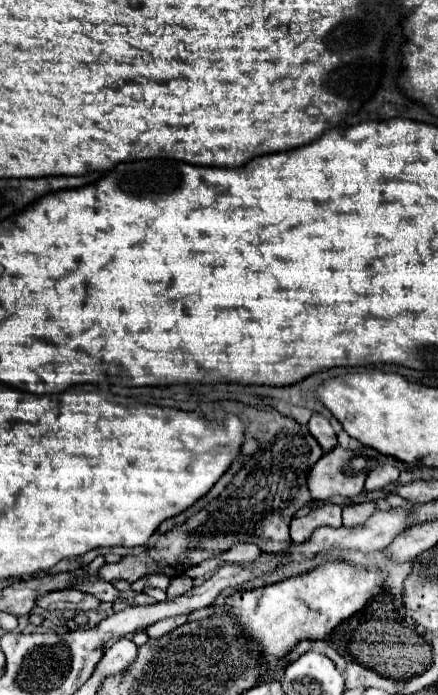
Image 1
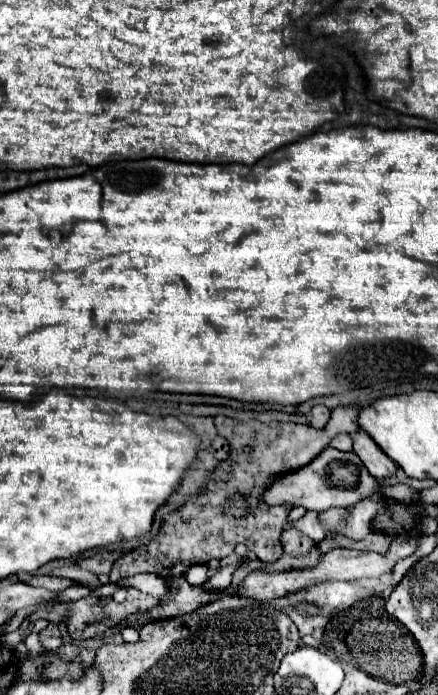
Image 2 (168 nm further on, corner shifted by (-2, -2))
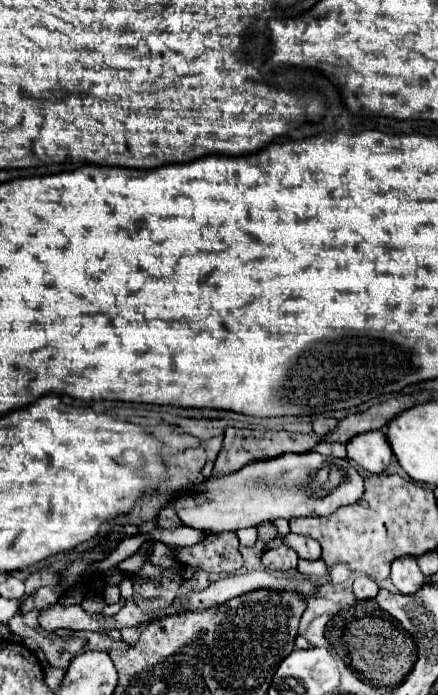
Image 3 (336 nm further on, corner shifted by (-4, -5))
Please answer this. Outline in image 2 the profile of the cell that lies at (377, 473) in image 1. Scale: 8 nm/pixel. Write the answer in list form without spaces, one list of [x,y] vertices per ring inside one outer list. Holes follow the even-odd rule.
[[[362,430],[354,432],[352,440],[354,440],[354,452],[360,456],[360,460],[368,468],[368,472],[378,482],[384,482],[386,478],[390,478],[390,476],[396,474],[398,466],[374,444],[374,440],[366,432],[362,432]]]

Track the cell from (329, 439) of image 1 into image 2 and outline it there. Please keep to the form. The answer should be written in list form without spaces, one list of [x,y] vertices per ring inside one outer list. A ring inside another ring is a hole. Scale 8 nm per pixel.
[[[314,406],[312,408],[310,426],[314,426],[314,428],[320,430],[320,428],[324,428],[328,424],[328,420],[330,420],[330,410],[326,406]]]

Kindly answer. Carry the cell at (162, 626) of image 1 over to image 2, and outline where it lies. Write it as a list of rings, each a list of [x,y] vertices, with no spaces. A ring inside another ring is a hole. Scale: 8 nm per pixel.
[[[240,558],[236,564],[230,564],[230,566],[226,566],[226,568],[222,568],[222,570],[218,570],[214,576],[210,576],[208,580],[206,580],[206,588],[210,590],[210,592],[222,592],[222,590],[226,590],[226,586],[230,584],[230,580],[232,580],[232,572],[240,566],[240,564],[244,564],[244,562],[248,562],[246,558]]]

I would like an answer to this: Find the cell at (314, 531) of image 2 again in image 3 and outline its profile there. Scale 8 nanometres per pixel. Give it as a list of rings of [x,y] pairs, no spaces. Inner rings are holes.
[[[288,533],[282,543],[286,543],[290,549],[294,549],[298,553],[300,559],[308,559],[308,561],[316,561],[320,559],[320,543],[304,537],[304,535],[296,535],[296,533]]]

